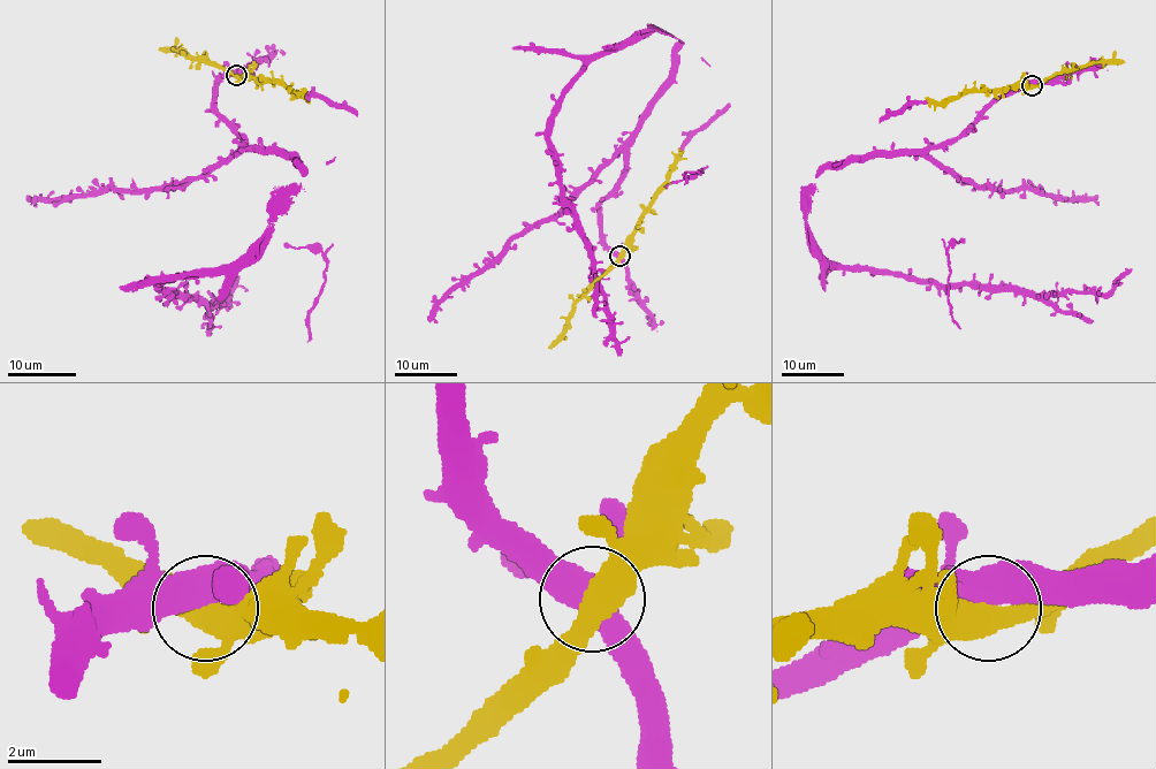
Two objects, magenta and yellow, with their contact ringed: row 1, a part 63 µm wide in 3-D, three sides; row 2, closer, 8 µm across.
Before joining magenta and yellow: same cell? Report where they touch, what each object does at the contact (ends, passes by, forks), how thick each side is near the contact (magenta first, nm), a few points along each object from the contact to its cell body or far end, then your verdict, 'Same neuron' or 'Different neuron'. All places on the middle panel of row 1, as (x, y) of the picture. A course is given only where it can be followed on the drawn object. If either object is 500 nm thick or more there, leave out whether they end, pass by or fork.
Place: (620, 256). At the ring magenta forks. At the ring yellow passes by. Thickness 480 nm (magenta) against 480 nm. Course of magenta: (618, 257), (600, 202), (671, 66), (679, 39), (656, 30), (599, 54), (550, 134), (621, 355). Course of yellow: (618, 257), (638, 218), (666, 180), (678, 149). Same neuron

